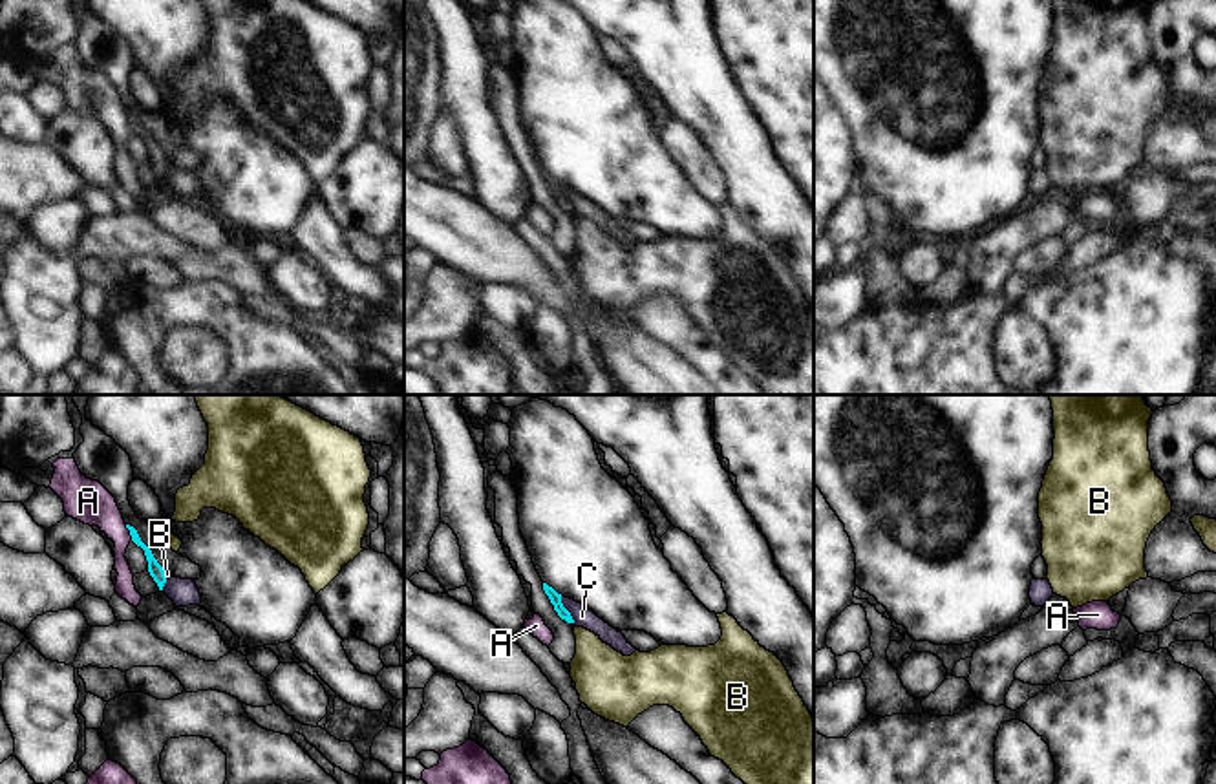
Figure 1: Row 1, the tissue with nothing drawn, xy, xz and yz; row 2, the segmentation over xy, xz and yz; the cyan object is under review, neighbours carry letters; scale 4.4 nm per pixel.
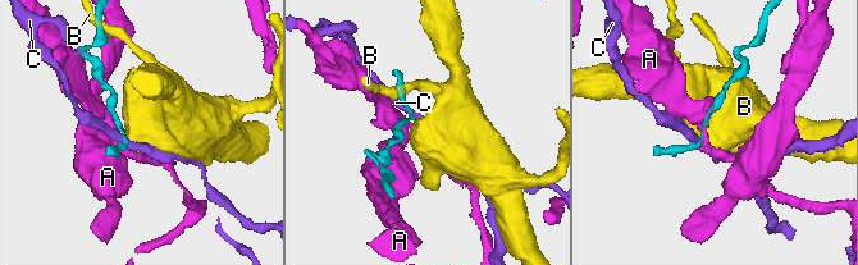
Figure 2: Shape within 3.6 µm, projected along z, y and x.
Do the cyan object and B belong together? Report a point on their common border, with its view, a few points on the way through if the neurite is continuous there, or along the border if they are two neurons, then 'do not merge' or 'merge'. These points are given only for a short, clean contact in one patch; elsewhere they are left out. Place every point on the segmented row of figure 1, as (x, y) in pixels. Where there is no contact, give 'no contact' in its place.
xy (165, 576) | along xy (163, 572), (167, 578) | do not merge

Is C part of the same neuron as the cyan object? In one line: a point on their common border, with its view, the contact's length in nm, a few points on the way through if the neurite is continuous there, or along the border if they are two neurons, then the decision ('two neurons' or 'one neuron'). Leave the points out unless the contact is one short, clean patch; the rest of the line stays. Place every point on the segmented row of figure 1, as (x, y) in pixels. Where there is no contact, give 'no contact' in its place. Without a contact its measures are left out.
contact xz (567, 611); length 140 nm; border xz (560, 596), (573, 624); two neurons

